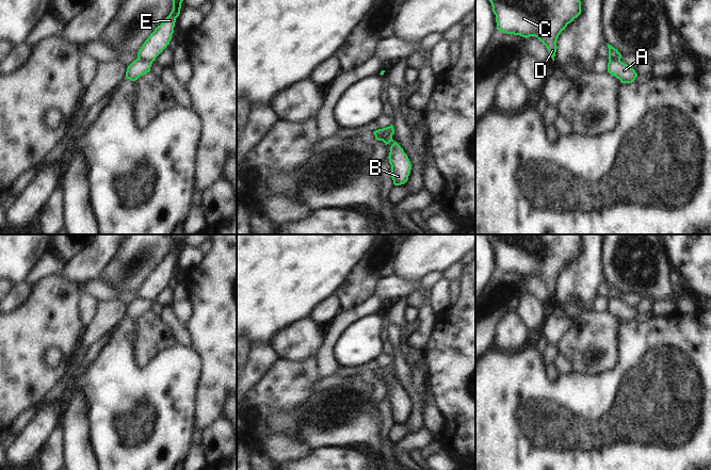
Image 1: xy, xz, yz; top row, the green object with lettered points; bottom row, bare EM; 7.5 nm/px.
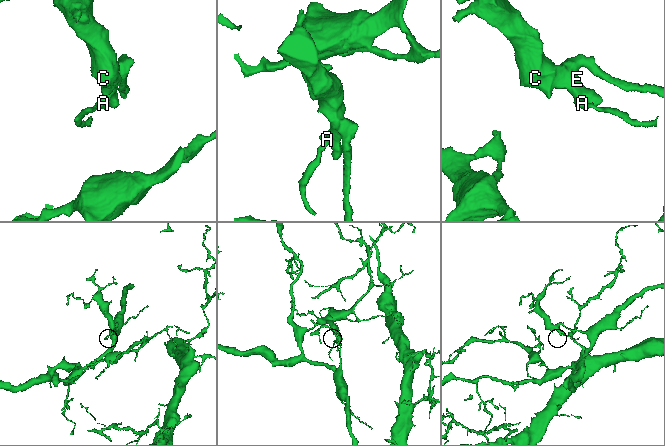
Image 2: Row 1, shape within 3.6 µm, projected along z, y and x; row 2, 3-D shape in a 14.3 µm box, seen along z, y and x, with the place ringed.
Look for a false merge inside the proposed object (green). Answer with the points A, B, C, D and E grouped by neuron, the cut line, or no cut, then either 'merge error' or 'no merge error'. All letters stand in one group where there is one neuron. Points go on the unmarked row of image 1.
groups A / B C D E; cut xy (139, 296), (151, 302); merge error

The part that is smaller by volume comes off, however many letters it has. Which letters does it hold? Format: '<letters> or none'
A

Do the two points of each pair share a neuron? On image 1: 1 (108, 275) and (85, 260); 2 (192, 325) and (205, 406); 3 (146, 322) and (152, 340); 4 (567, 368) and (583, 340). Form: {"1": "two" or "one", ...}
{"1": "two", "2": "one", "3": "one", "4": "two"}

